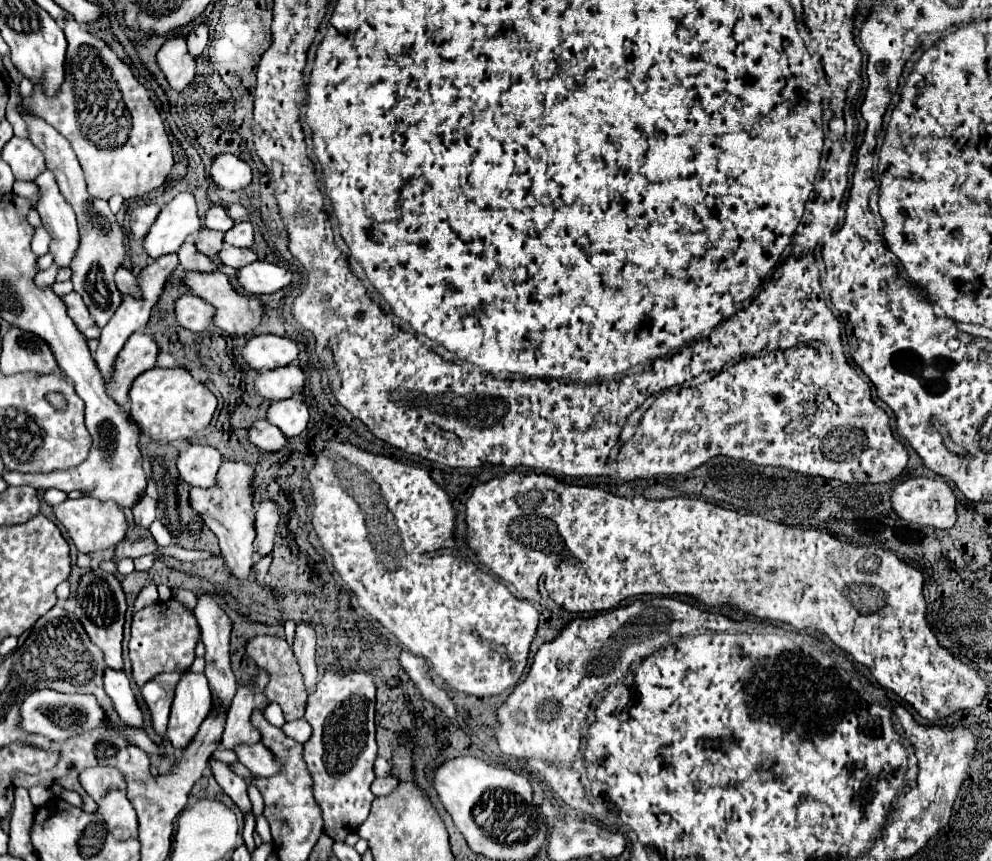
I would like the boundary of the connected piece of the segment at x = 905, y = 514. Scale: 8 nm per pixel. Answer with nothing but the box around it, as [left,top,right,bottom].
[890,478,956,530]

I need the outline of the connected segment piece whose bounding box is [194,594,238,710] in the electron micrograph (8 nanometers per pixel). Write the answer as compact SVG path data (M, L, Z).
M198 594L198 606L194 608L194 616L196 616L200 632L202 632L202 642L206 646L206 670L204 670L204 674L208 678L208 684L210 684L210 690L212 690L212 710L218 708L218 704L222 704L222 708L228 710L232 700L234 700L232 696L238 688L236 678L234 678L232 668L230 668L232 622L226 616L226 612L222 610L222 606L218 602L214 602L210 596L204 596L204 594Z

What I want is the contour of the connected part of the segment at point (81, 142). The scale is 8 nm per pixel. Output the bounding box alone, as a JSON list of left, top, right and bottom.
[24,16,174,200]

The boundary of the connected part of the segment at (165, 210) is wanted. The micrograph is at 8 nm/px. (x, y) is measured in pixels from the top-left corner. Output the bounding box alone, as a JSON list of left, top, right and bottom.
[142,192,200,260]

